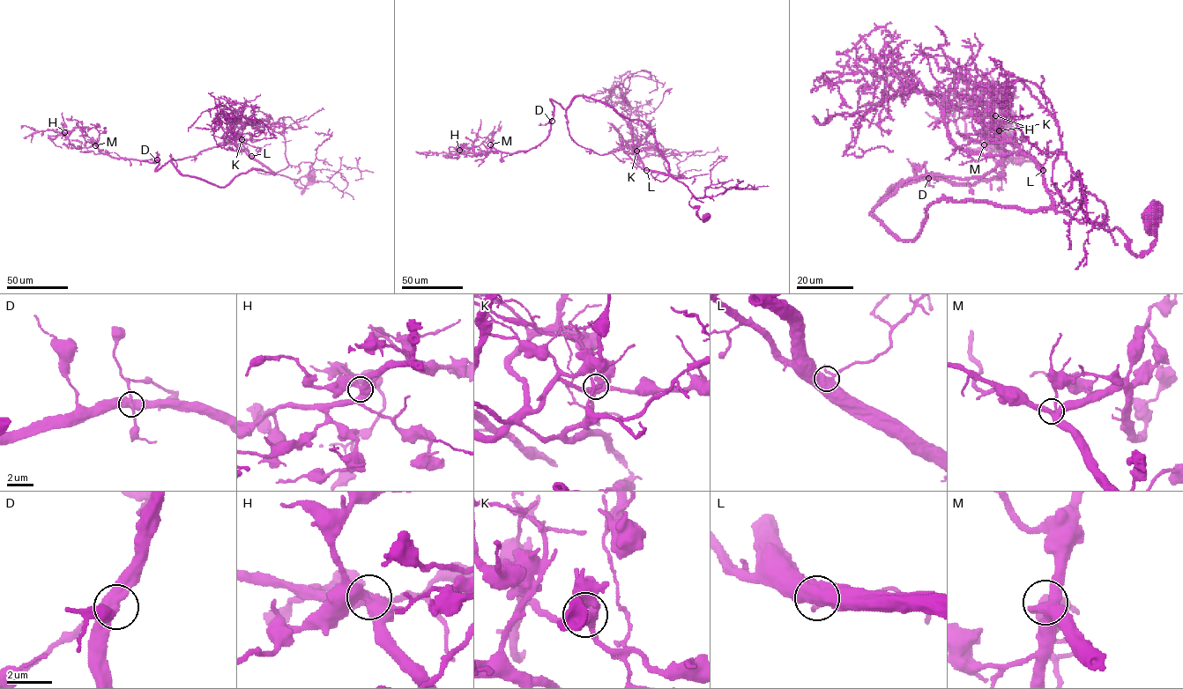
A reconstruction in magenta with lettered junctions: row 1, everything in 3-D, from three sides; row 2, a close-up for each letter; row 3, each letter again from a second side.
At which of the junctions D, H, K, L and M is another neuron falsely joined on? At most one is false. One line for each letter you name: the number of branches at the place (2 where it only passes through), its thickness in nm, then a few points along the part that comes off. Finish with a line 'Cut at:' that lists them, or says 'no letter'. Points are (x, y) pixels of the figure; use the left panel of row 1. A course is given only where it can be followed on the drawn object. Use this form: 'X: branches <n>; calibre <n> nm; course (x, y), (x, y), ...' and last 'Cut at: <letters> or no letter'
D: branches 4; calibre 480 nm; course (156, 159), (153, 158), (144, 159)
Cut at: D

